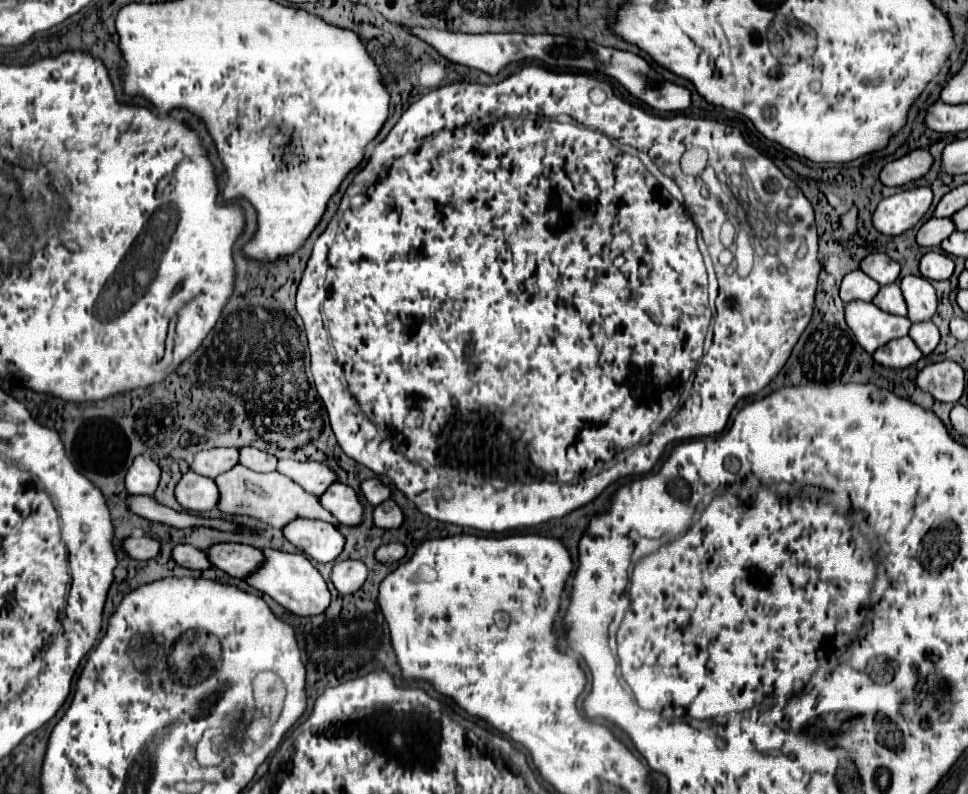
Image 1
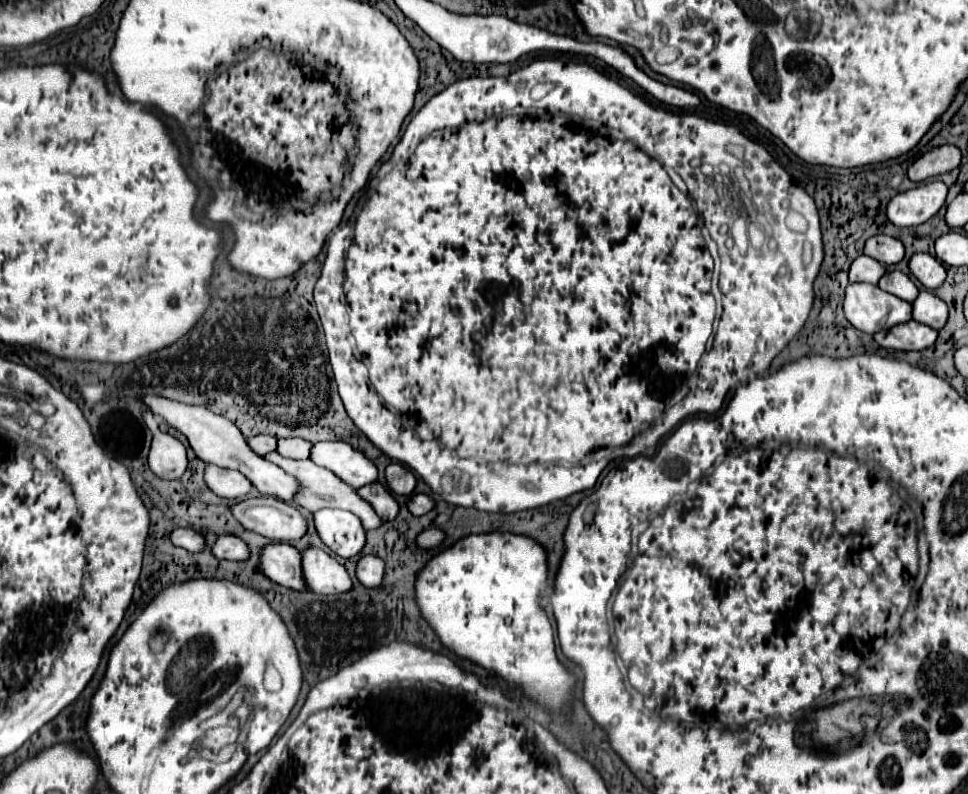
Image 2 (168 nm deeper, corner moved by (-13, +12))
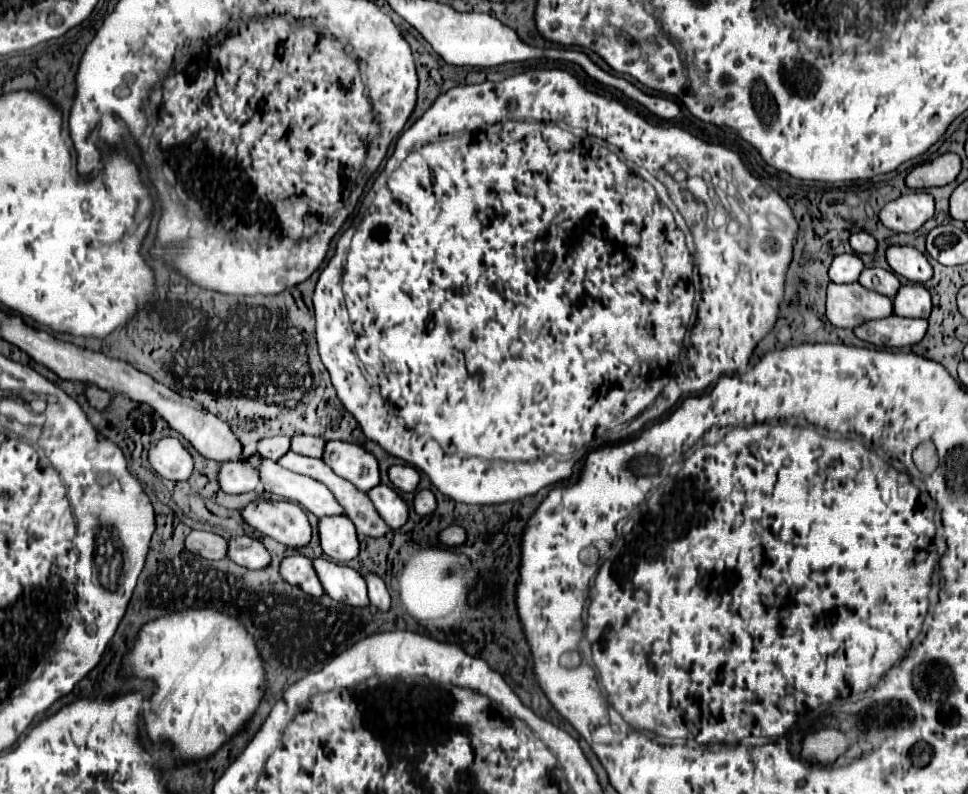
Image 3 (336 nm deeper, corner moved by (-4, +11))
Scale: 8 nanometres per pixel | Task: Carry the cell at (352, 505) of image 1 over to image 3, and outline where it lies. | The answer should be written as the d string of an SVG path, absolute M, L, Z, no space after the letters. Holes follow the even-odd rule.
M376 486L368 492L368 498L372 500L376 512L390 528L400 528L408 520L408 506L404 500L390 488L390 486Z

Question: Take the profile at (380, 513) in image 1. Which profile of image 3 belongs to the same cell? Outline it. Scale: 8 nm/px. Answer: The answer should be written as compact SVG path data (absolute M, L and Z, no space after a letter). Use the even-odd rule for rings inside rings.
M420 490L416 496L414 496L414 512L420 514L420 516L426 516L426 514L432 514L436 510L436 498L430 490Z

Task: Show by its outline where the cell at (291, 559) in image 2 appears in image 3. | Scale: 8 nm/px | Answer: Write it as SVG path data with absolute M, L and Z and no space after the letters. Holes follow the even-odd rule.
M294 554L294 556L286 556L280 562L280 576L292 584L298 586L302 592L306 592L308 596L316 596L320 598L324 594L320 580L316 576L316 572L312 570L312 562L310 558L302 556L302 554Z

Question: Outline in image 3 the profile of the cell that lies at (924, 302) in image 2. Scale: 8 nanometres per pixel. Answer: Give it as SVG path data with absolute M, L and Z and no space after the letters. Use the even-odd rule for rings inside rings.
M904 284L894 300L894 314L904 318L928 318L932 312L930 292L922 284Z

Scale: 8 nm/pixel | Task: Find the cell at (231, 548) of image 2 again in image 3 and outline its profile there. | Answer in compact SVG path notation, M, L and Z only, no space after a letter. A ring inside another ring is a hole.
M250 536L228 540L228 560L230 558L244 568L264 568L270 564L270 554L266 552L266 548Z

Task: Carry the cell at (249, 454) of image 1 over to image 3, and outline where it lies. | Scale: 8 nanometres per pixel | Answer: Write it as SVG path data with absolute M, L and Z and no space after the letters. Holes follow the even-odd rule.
M294 436L292 438L292 452L296 454L304 454L304 456L312 456L312 458L320 458L322 450L324 450L324 440L318 436Z

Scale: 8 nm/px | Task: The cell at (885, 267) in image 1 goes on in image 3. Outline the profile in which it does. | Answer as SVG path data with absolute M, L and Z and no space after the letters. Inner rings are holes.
M856 232L850 236L850 246L856 254L874 254L878 248L878 242L866 232Z

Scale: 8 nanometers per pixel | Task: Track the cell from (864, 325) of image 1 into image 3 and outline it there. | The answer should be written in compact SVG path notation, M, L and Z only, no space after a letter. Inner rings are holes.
M828 284L826 316L838 328L858 328L868 320L880 320L892 314L892 300L888 296L866 290L862 284Z

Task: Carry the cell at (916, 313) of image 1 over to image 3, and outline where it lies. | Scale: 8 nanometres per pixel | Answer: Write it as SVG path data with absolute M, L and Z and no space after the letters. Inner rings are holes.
M890 246L886 250L886 260L898 276L904 276L910 282L924 284L932 278L932 266L928 258L912 246Z

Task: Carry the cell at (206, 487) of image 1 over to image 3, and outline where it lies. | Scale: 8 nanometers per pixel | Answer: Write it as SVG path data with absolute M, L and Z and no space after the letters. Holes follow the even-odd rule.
M228 462L218 470L220 490L226 494L244 494L258 488L256 464L252 462Z

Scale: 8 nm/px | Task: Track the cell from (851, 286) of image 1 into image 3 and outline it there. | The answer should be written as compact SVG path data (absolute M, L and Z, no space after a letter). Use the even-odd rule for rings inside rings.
M840 254L834 258L828 274L832 282L846 284L846 282L856 282L862 270L864 270L864 264L856 254Z

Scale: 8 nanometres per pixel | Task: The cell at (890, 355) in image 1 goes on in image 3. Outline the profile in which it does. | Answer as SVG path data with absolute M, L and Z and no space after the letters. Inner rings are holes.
M892 314L888 318L858 326L854 334L878 348L904 348L918 344L924 338L926 326L928 324L924 318L902 318Z

